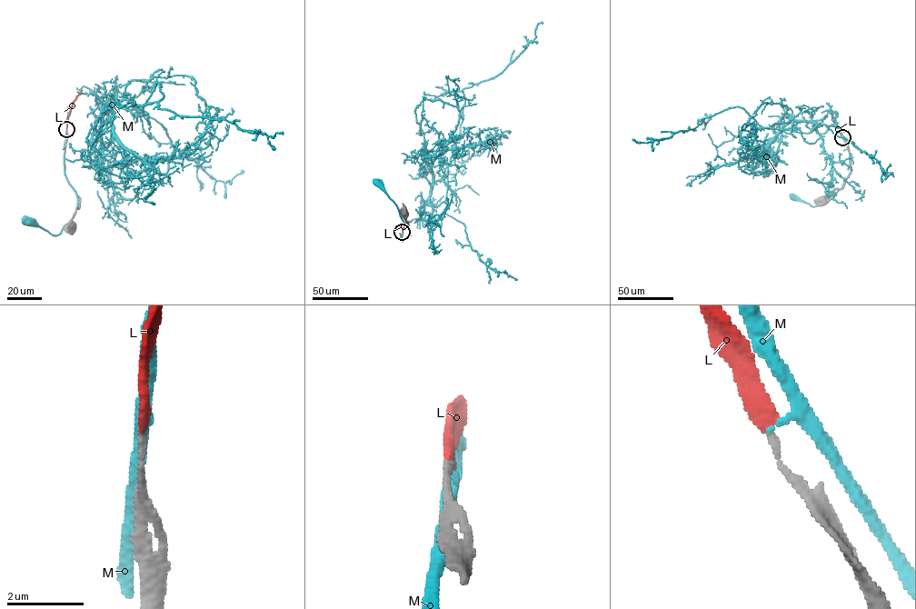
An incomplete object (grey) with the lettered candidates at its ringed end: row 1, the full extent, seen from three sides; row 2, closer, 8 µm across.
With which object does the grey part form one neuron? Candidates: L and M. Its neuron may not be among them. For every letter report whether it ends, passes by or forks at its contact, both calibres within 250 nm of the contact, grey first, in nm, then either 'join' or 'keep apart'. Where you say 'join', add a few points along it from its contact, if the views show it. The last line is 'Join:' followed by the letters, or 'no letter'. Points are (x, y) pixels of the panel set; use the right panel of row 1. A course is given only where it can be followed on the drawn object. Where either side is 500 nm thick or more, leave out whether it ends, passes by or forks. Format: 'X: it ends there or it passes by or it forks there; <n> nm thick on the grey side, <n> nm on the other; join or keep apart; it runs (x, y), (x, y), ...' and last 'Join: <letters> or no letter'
L: it ends there; 160 nm thick on the grey side, 320 nm on the other; join; it runs (841, 137), (831, 112)
M: it ends there; 160 nm thick on the grey side, 140 nm on the other; keep apart
Join: L

